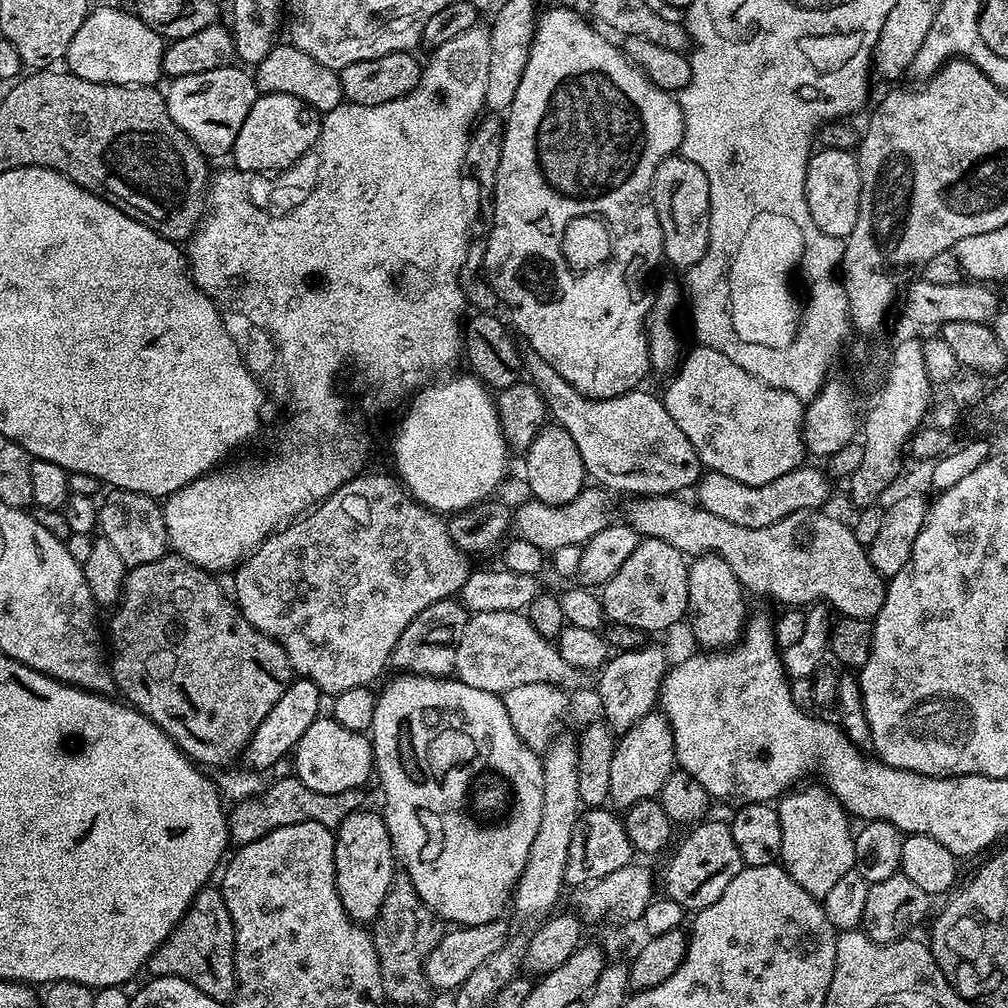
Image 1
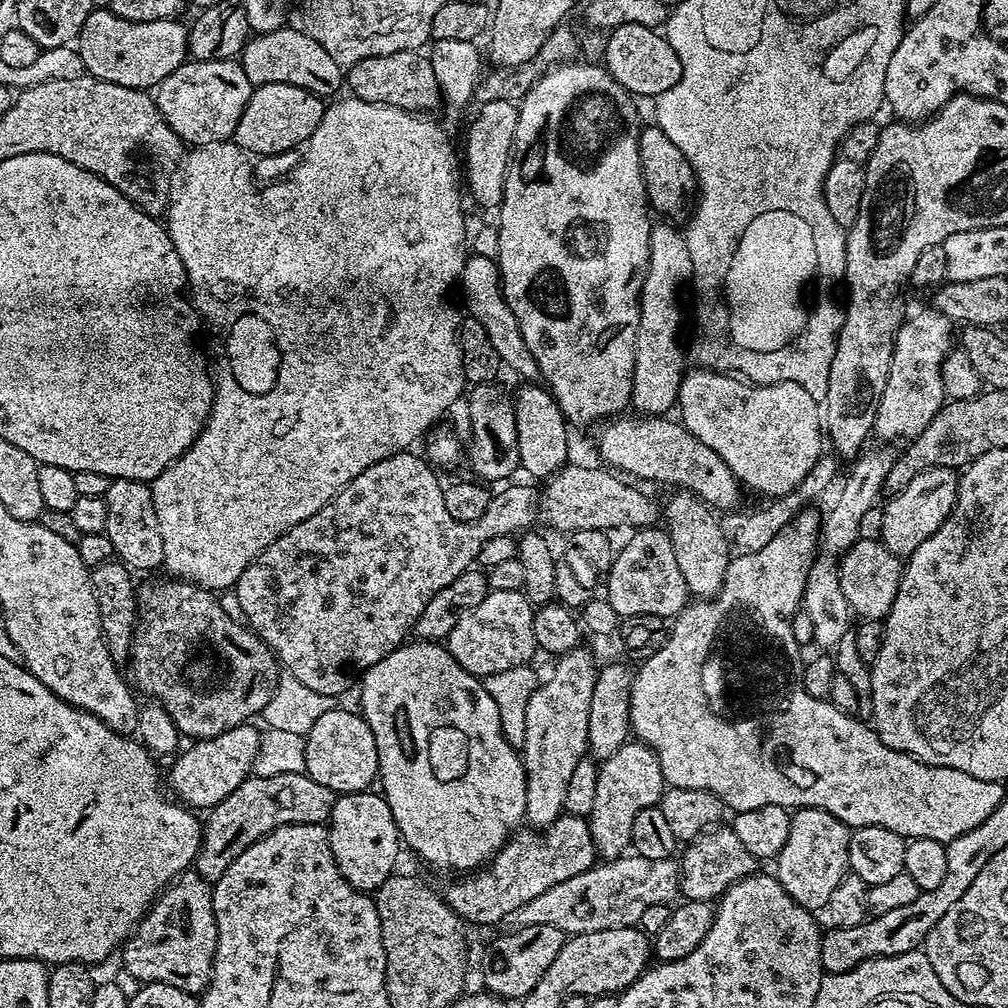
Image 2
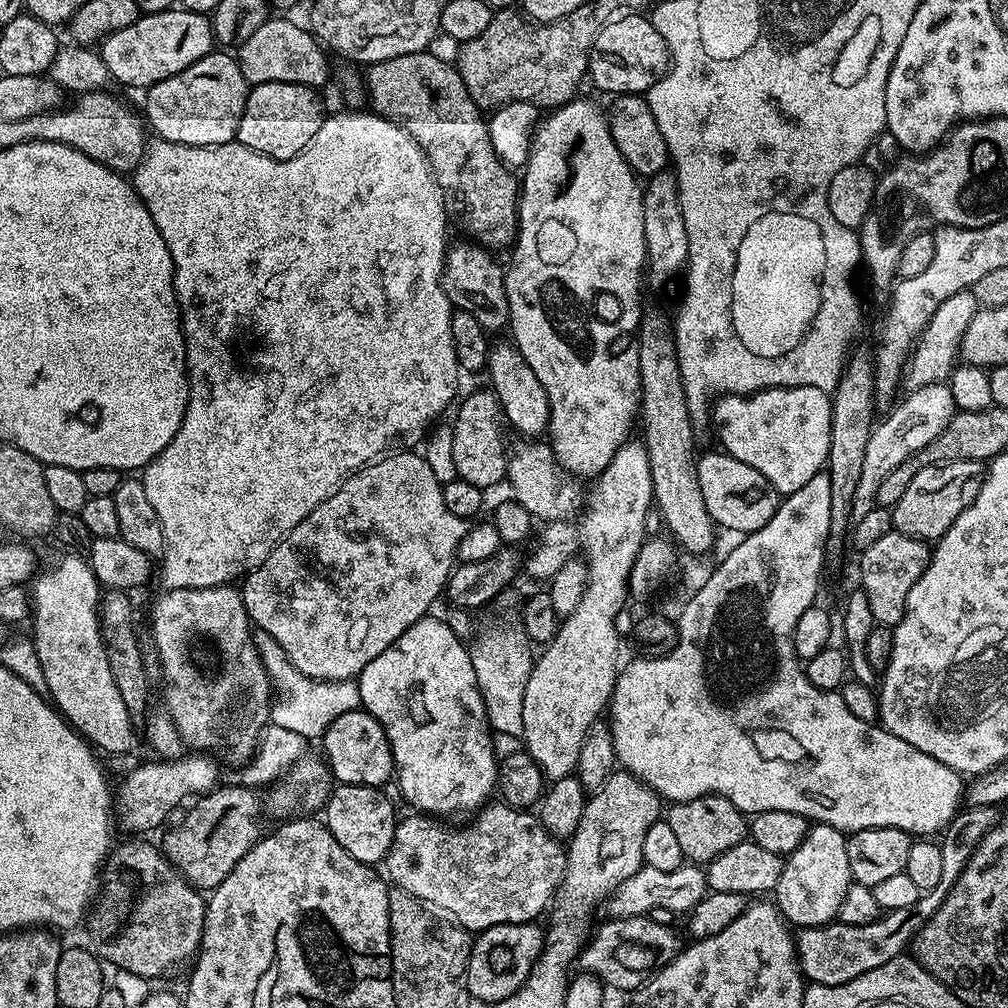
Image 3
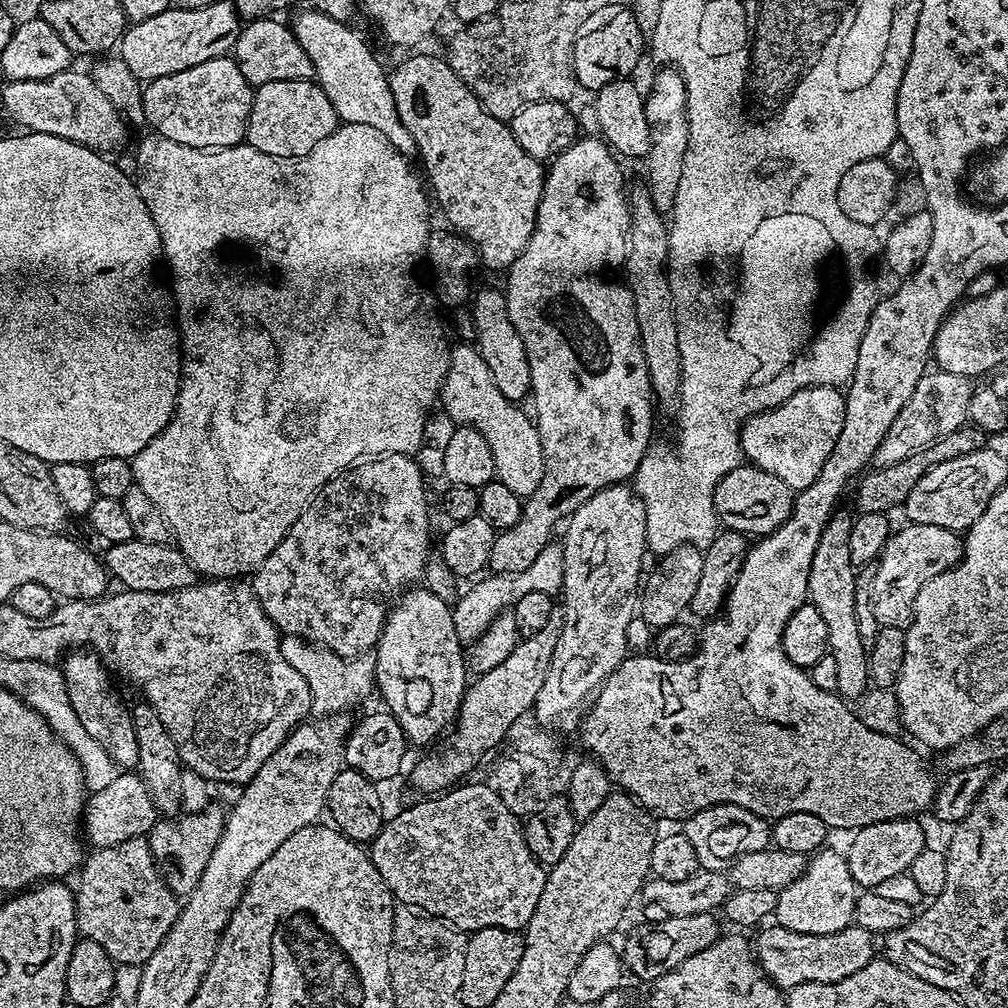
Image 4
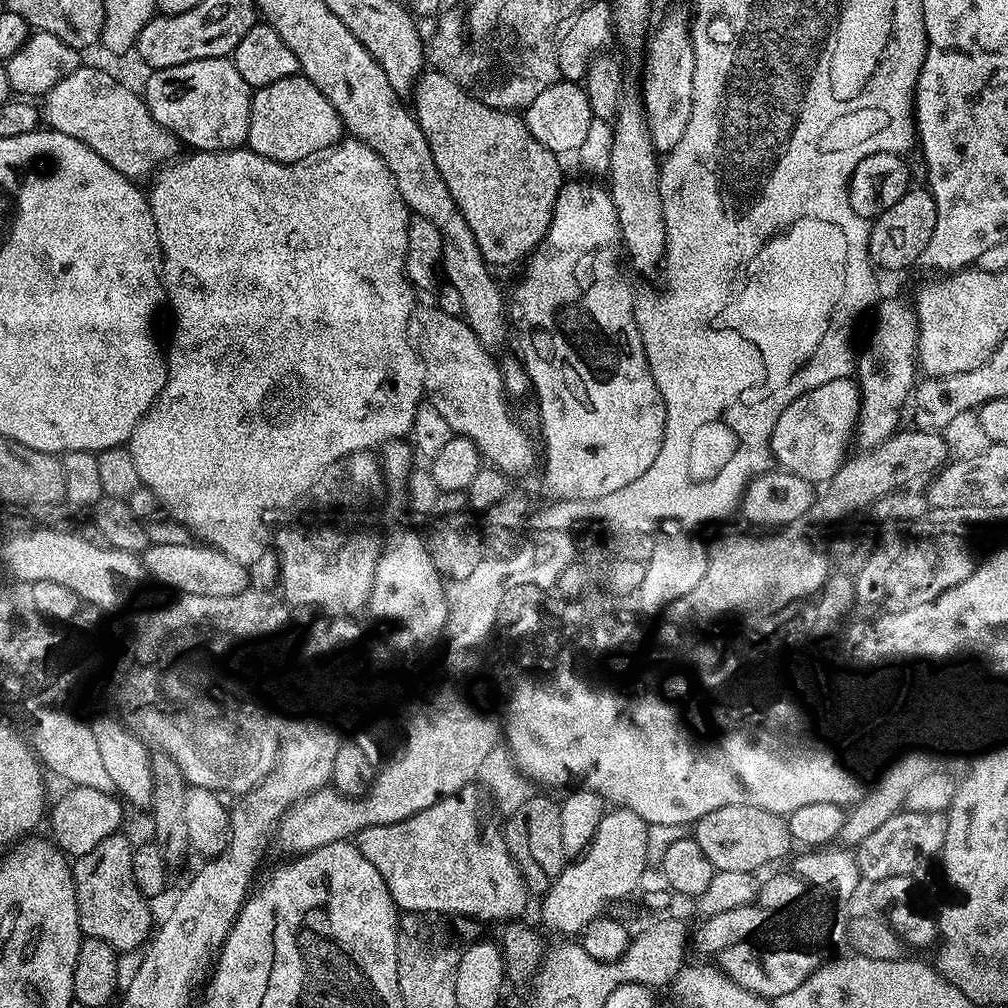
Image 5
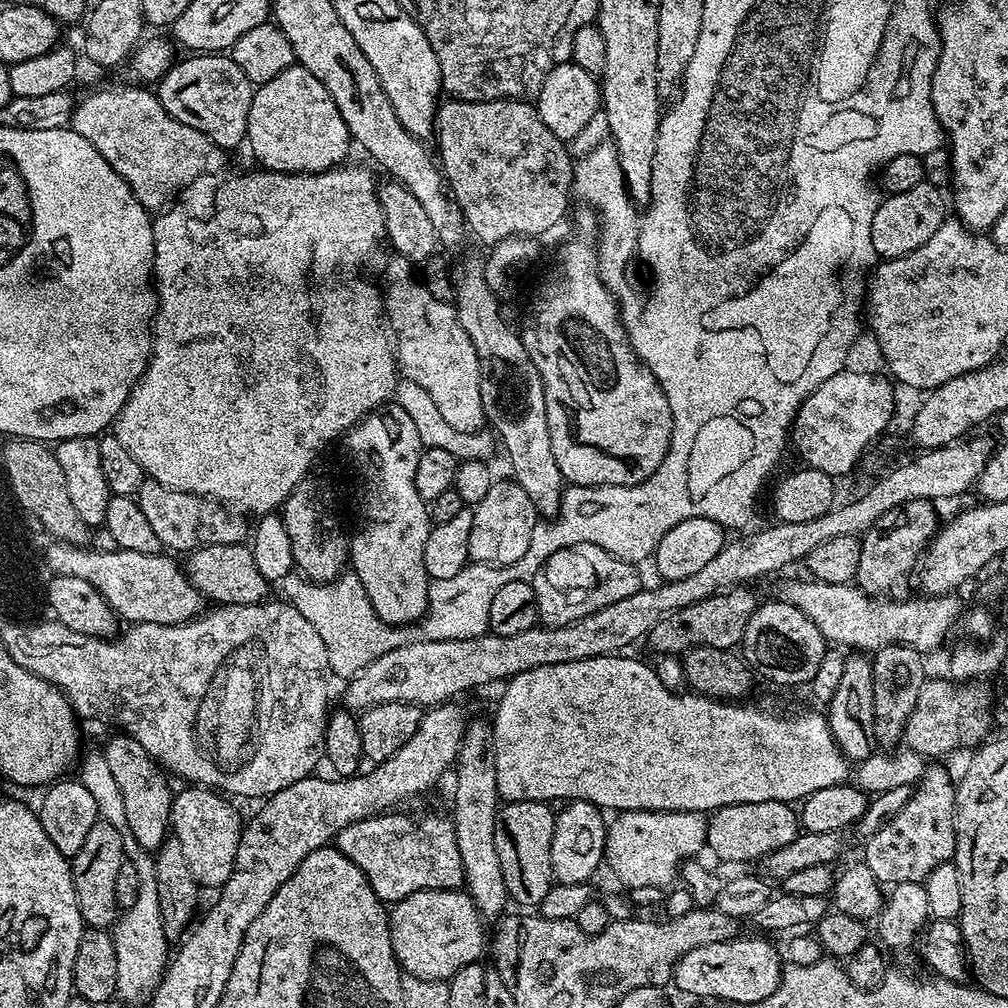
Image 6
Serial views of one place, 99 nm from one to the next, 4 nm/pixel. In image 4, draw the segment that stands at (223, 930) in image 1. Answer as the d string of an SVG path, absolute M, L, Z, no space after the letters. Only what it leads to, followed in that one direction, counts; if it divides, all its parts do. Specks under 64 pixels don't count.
M135 836L109 848L89 851L78 869L76 930L83 939L98 942L117 964L143 966L159 948L180 913L178 898L164 885L147 839Z

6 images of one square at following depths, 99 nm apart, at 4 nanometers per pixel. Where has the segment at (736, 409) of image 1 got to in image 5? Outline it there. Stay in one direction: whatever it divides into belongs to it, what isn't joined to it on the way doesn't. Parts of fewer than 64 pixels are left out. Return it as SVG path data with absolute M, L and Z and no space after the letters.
M852 378L826 382L826 386L818 386L802 398L790 402L786 410L778 418L778 422L772 431L772 459L785 472L792 472L798 478L808 481L813 486L819 486L823 480L837 479L840 465L846 459L844 451L851 445L854 440L856 431L856 421L860 418L860 390Z

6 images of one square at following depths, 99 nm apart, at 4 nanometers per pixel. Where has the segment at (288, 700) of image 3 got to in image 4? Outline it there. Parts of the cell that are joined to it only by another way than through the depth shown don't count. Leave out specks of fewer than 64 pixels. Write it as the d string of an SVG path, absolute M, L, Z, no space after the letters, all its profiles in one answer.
M285 633L280 639L280 656L294 666L310 686L313 704L311 713L321 717L351 709L358 696L368 696L375 691L377 660L375 651L363 652L355 657L344 657L324 645L305 644L298 635Z

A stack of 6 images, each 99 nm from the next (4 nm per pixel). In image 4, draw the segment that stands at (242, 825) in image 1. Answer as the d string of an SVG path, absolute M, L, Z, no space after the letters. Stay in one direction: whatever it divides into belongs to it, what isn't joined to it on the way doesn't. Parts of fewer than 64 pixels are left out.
M212 802L201 812L157 819L155 826L148 831L146 839L156 862L156 871L177 898L186 897L199 882L207 860L222 836L225 817L225 809Z

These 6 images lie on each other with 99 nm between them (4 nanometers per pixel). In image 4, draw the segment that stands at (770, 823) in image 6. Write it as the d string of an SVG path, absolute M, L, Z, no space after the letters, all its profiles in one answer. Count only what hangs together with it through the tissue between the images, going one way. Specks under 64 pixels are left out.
M715 804L693 812L683 824L684 836L690 838L690 846L694 846L694 854L698 854L698 862L704 870L727 869L737 856L754 854L754 850L762 850L772 844L769 821L742 806Z

